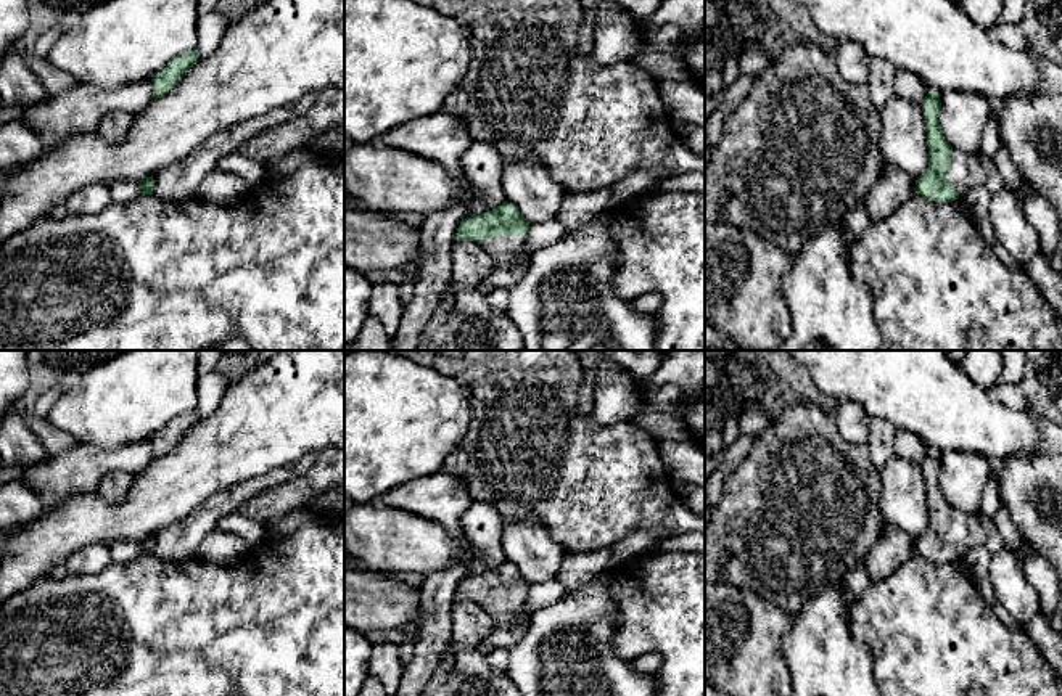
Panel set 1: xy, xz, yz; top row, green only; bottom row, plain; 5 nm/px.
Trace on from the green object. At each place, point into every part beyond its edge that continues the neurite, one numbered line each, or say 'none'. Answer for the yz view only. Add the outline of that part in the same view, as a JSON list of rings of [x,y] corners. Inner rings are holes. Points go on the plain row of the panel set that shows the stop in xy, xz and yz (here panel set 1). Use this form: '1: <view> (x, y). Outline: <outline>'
1: yz (966, 531). Outline: [[[951,508],[946,538],[959,556],[970,548],[986,548],[994,555],[1004,547],[994,519],[986,518],[980,511],[965,513]]]

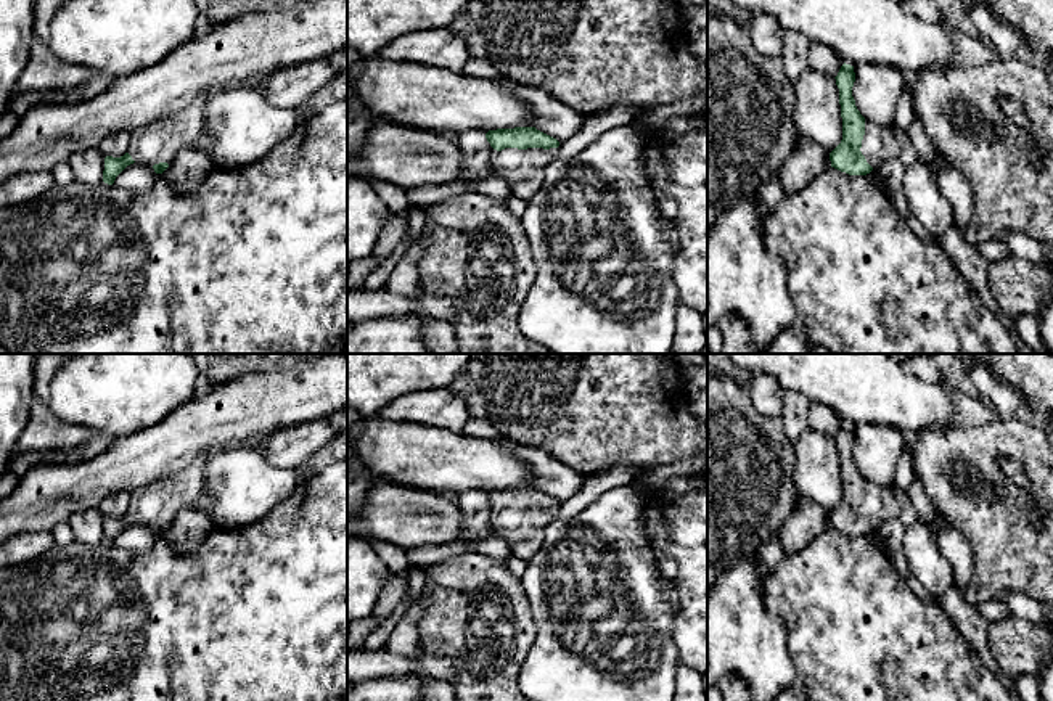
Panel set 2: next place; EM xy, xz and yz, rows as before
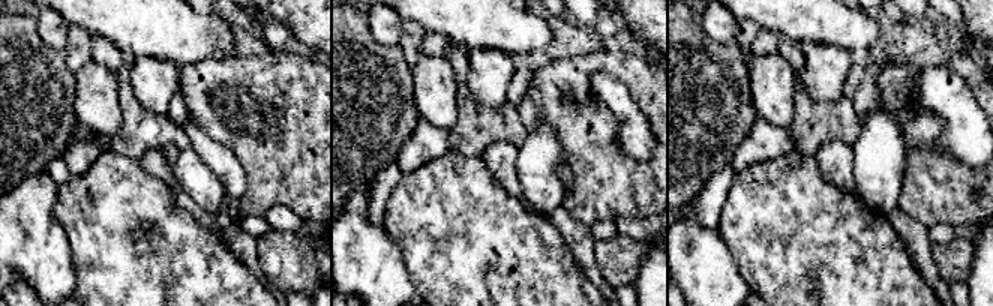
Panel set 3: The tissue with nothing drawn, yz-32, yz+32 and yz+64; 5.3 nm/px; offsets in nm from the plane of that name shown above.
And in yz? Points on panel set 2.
1: yz (880, 504). Outline: [[[865,481],[860,511],[873,529],[884,521],[900,521],[908,527],[918,519],[908,492],[900,490],[894,484],[879,486]]]

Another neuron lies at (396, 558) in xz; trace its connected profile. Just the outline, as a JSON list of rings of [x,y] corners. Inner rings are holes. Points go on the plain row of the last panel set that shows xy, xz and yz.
[[[367,535],[378,556],[383,560],[389,571],[389,577],[405,577],[408,574],[410,561],[407,550],[379,539]]]

